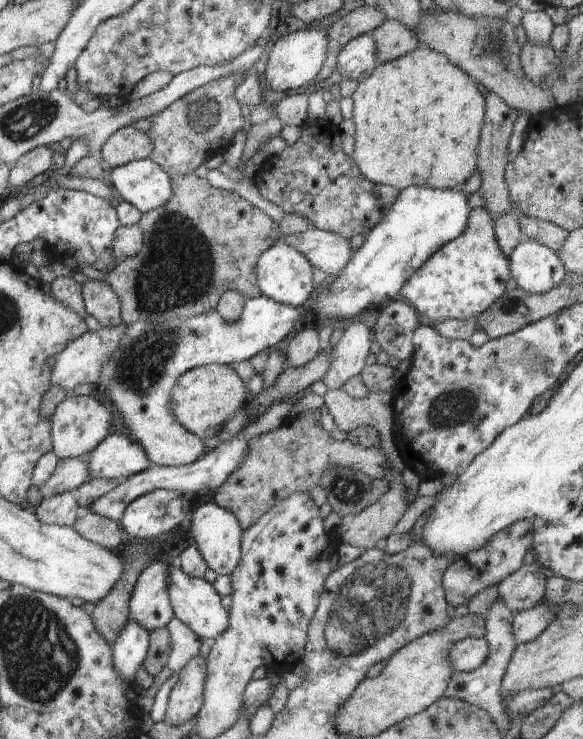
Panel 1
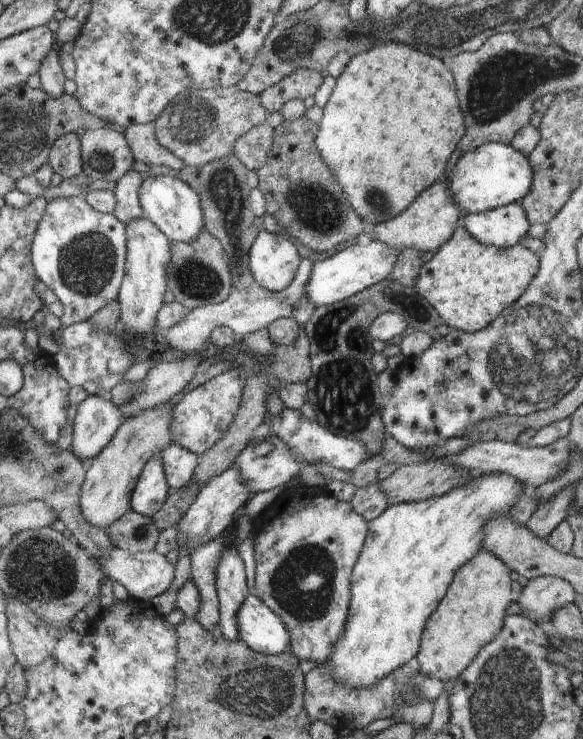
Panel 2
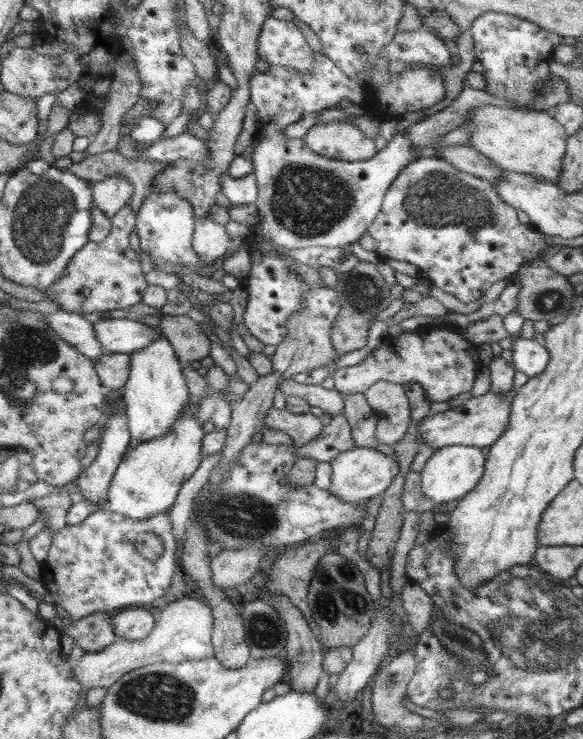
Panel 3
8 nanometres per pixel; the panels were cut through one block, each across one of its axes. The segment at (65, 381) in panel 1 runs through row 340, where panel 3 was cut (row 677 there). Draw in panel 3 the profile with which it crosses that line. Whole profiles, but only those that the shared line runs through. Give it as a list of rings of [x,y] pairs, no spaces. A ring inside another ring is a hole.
[[[195,596],[167,602],[167,606],[157,614],[157,622],[149,636],[145,636],[143,640],[133,640],[133,642],[123,642],[123,640],[113,642],[101,648],[99,652],[83,654],[81,660],[77,660],[75,666],[71,666],[71,674],[81,688],[89,688],[89,690],[111,688],[123,674],[137,670],[141,666],[149,666],[155,662],[179,664],[179,662],[189,662],[189,660],[213,658],[215,654],[211,646],[211,628],[213,628],[211,608],[199,602]]]

